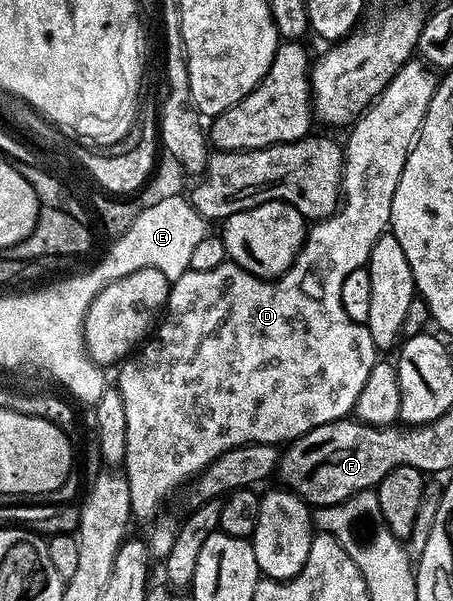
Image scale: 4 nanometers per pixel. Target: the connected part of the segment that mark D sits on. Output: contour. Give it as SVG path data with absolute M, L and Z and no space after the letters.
M421 61L406 63L396 73L396 77L392 77L392 81L388 81L388 85L379 93L377 99L354 120L349 128L349 131L351 130L350 136L347 137L346 143L344 142L342 186L338 210L327 216L326 219L317 220L307 230L306 239L302 243L296 261L285 273L273 281L261 279L259 275L248 273L243 267L237 267L235 263L227 261L211 271L187 270L179 279L171 282L170 296L166 299L164 314L161 316L152 337L147 338L144 346L135 350L117 368L119 371L116 386L120 397L124 397L124 418L128 420L128 445L124 460L124 474L128 481L128 493L131 494L131 509L137 518L138 515L142 519L152 518L161 509L162 502L185 479L191 478L190 480L193 480L201 475L202 470L209 463L216 457L223 455L228 449L239 447L245 443L286 445L320 425L328 425L337 419L345 419L353 412L356 397L360 397L360 389L364 389L364 381L368 381L368 373L372 373L374 368L376 348L372 341L372 333L367 329L365 323L352 321L352 317L348 317L348 313L344 313L344 301L340 301L340 285L344 285L344 277L348 277L348 273L352 273L352 269L360 269L369 264L372 245L376 245L380 236L387 234L392 217L392 197L396 197L396 185L400 185L400 173L404 173L404 161L408 161L410 147L418 135L418 130L422 128L424 113L428 113L430 98L434 96L436 83L433 78L430 80L430 75L432 75L431 68L427 67L425 63Z

